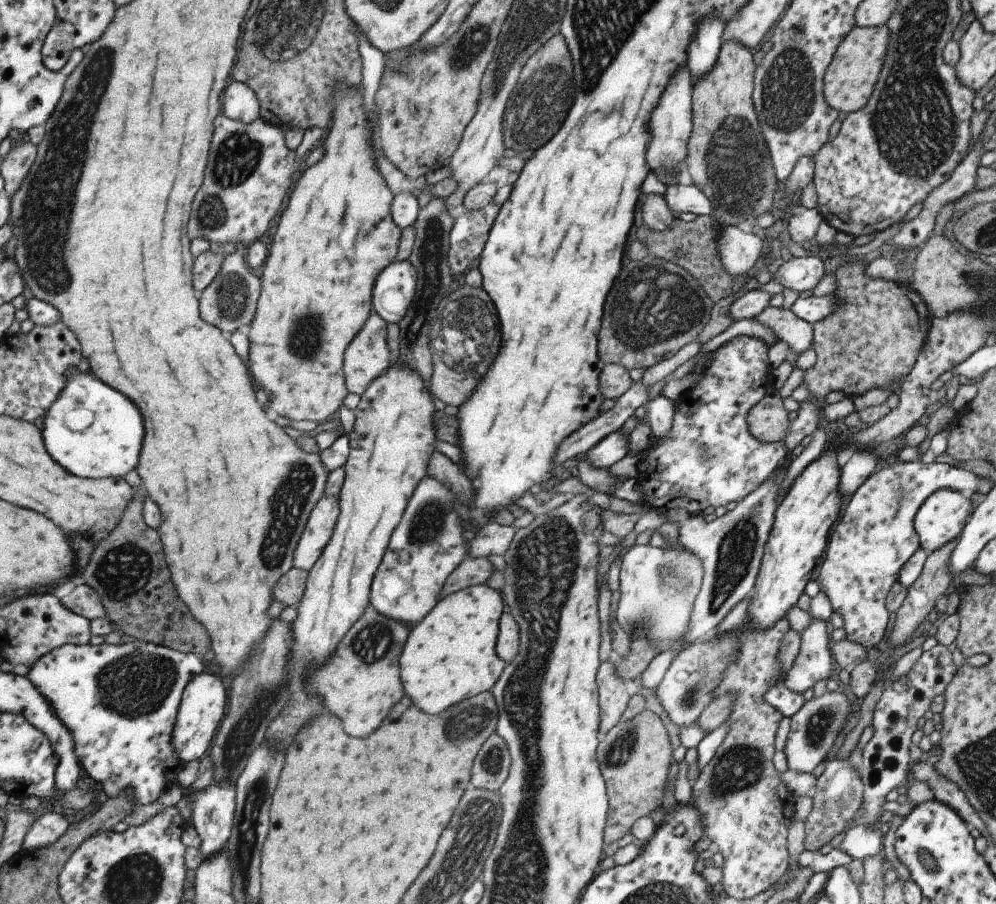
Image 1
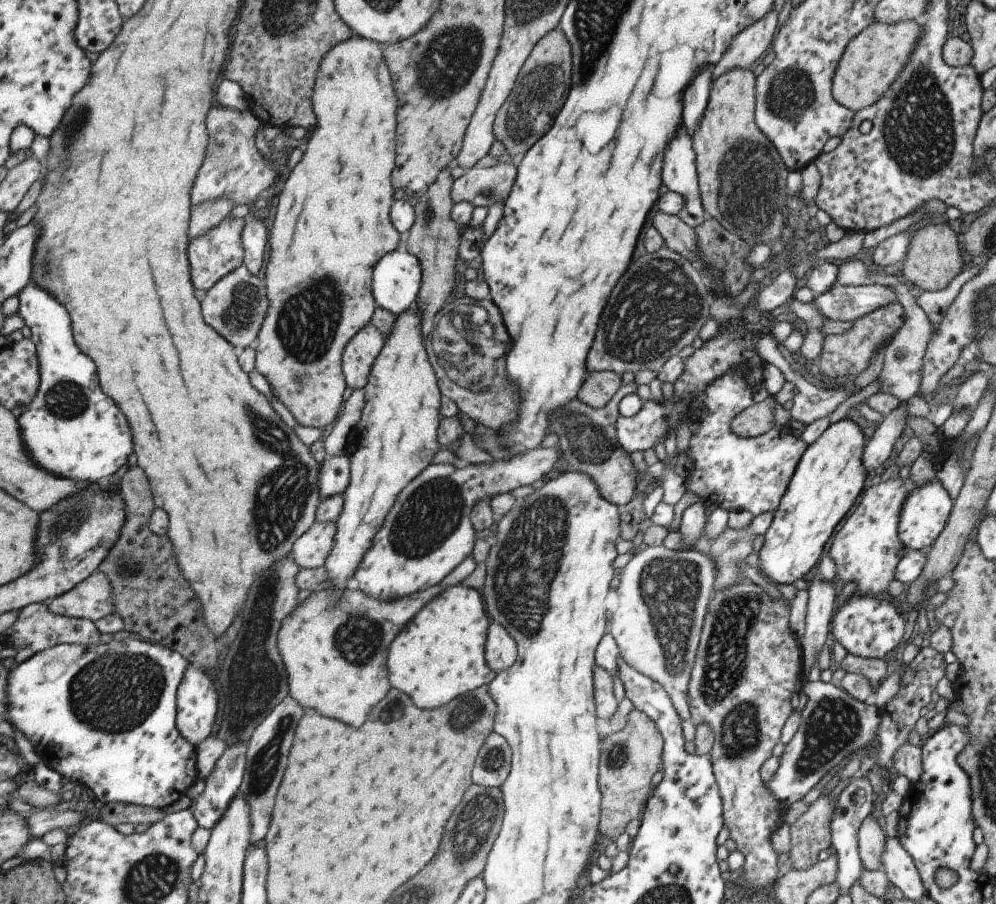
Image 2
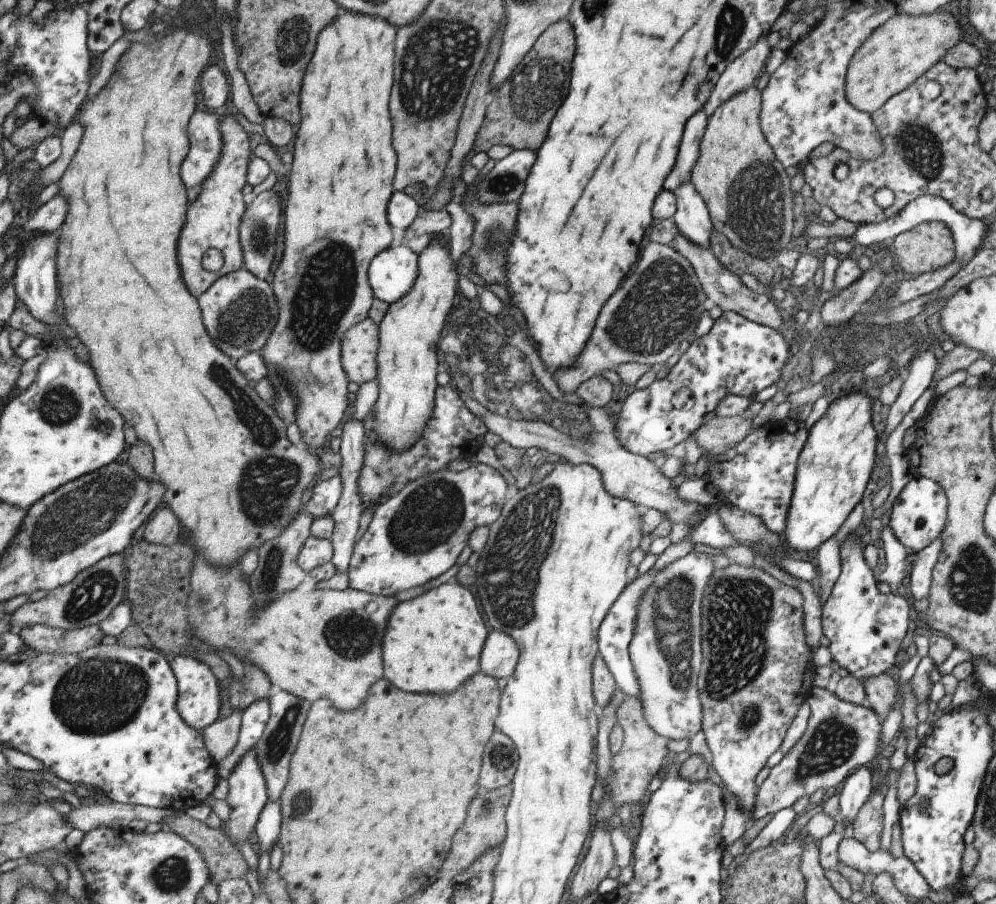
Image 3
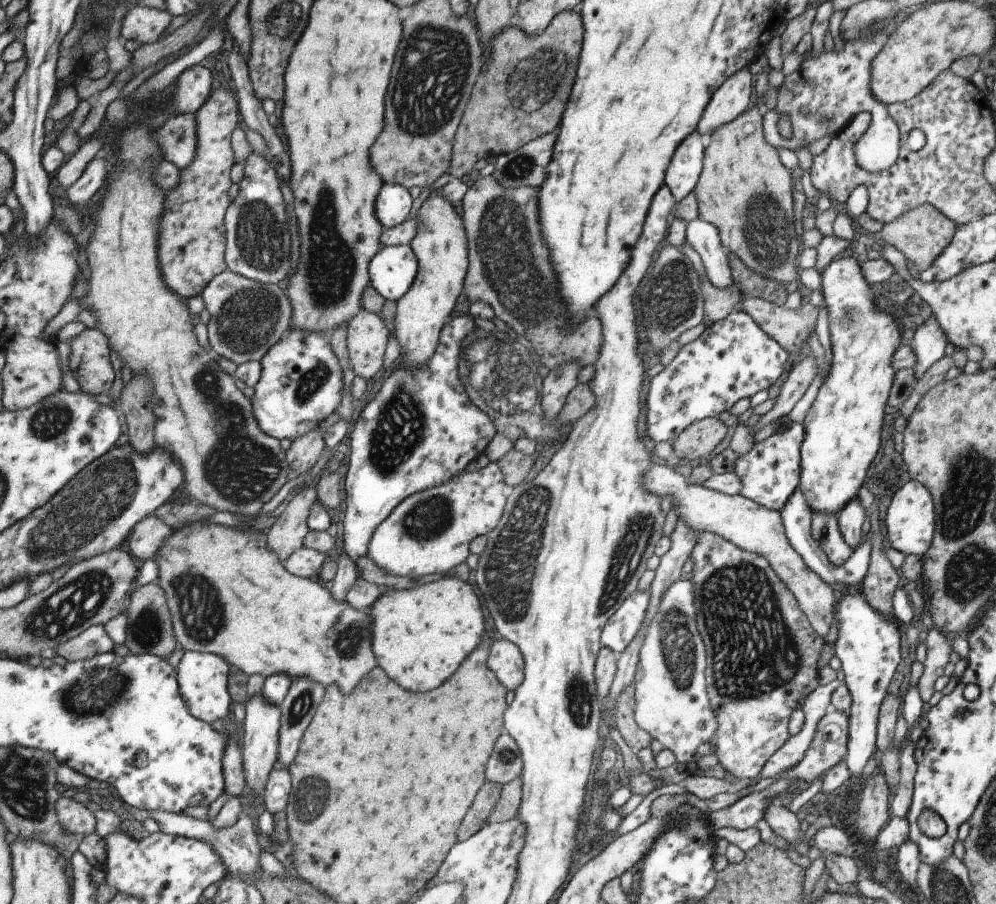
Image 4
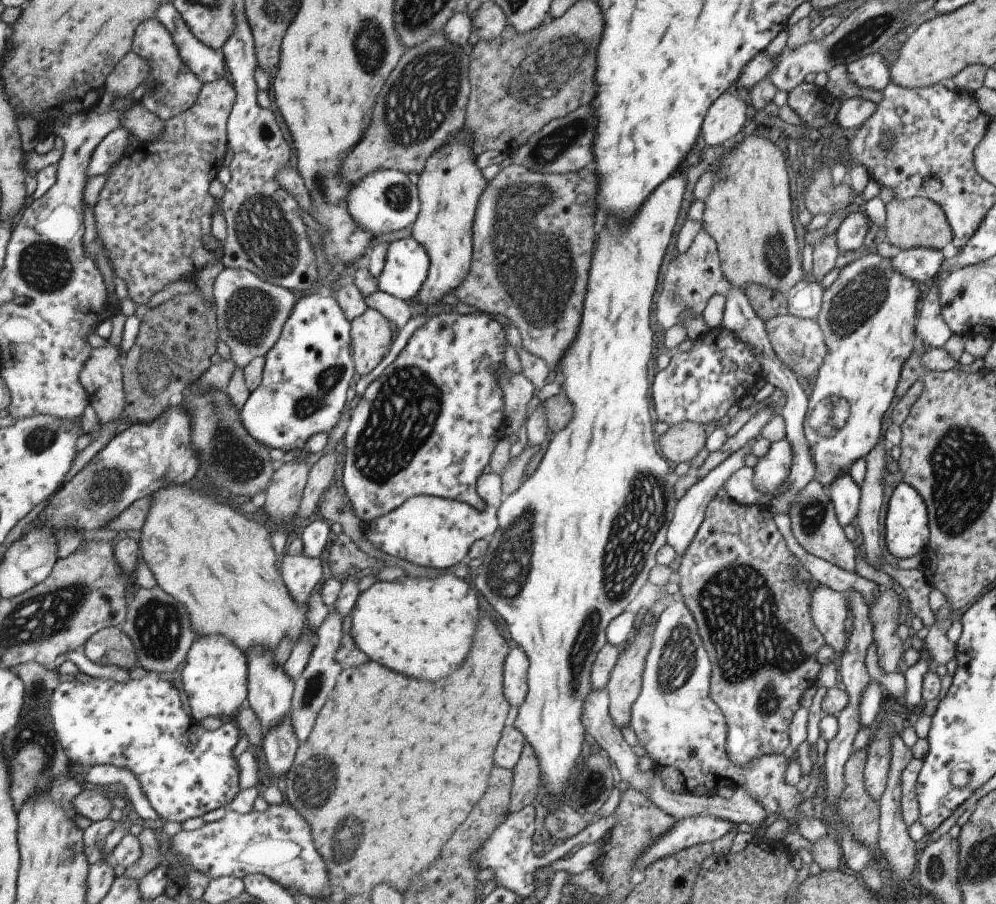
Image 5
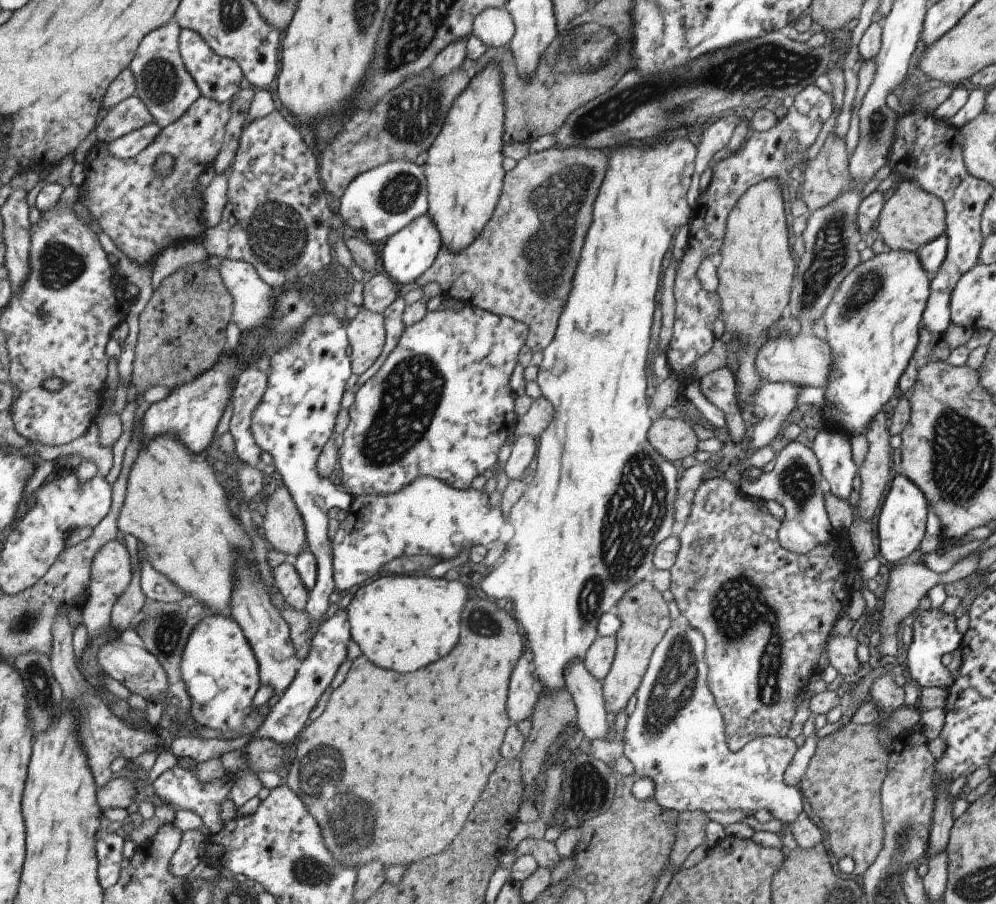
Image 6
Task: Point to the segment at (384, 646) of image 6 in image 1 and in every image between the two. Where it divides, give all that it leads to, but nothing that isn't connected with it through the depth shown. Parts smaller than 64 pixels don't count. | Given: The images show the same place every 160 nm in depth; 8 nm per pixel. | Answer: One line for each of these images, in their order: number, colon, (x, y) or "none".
1: (449, 655)
2: (439, 654)
3: (432, 642)
4: (419, 635)
5: (422, 627)

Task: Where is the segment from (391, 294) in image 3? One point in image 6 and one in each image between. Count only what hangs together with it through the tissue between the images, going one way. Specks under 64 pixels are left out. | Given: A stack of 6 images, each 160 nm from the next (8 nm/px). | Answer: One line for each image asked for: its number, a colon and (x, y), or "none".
4: (391, 271)
5: (406, 263)
6: (406, 253)

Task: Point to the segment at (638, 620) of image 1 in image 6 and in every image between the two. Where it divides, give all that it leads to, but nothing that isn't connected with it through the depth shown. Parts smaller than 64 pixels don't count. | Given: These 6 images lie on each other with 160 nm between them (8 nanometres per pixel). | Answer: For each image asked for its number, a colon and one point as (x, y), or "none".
2: (662, 595)
3: (665, 654)
4: (670, 703)
5: (682, 731)
6: (674, 737)

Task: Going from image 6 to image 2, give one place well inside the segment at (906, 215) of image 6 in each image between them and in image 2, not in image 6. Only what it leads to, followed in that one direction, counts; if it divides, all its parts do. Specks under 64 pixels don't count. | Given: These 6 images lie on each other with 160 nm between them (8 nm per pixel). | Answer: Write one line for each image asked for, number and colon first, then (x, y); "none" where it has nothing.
2: (932, 259)
3: (928, 245)
4: (920, 234)
5: (913, 222)

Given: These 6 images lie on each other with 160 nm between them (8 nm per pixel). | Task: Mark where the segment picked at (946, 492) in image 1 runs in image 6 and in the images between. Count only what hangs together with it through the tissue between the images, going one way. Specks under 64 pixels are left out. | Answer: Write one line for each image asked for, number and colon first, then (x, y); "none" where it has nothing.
2: (924, 511)
3: (916, 518)
4: (909, 522)
5: (905, 531)
6: (901, 522)

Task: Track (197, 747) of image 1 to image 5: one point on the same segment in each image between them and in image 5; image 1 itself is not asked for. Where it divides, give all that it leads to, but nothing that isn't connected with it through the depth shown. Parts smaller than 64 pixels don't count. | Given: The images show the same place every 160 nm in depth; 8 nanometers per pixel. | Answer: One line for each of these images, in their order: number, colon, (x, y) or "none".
2: (198, 700)
3: (199, 692)
4: (204, 677)
5: (216, 675)

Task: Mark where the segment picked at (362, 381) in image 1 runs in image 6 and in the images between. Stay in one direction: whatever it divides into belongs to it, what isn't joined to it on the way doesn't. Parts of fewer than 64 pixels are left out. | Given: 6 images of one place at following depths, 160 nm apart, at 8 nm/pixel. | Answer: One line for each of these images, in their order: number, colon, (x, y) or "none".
2: (357, 356)
3: (358, 349)
4: (366, 334)
5: (370, 334)
6: (365, 333)

